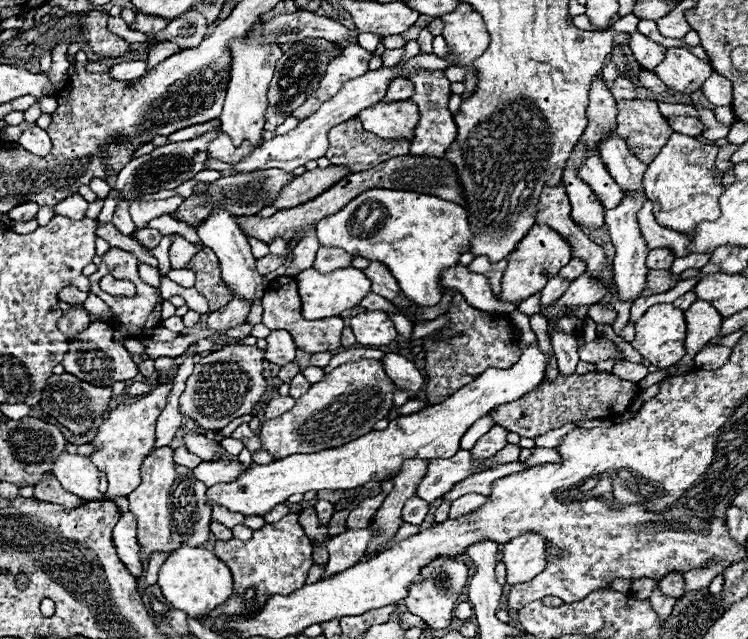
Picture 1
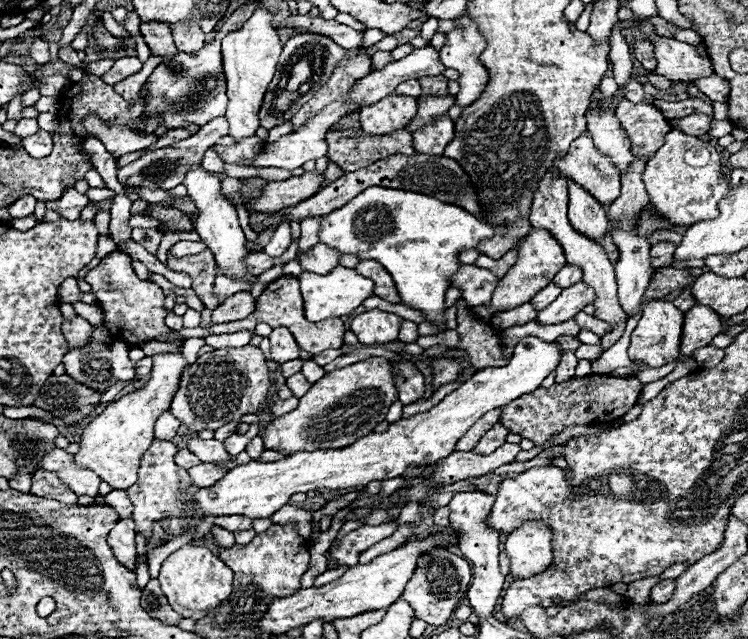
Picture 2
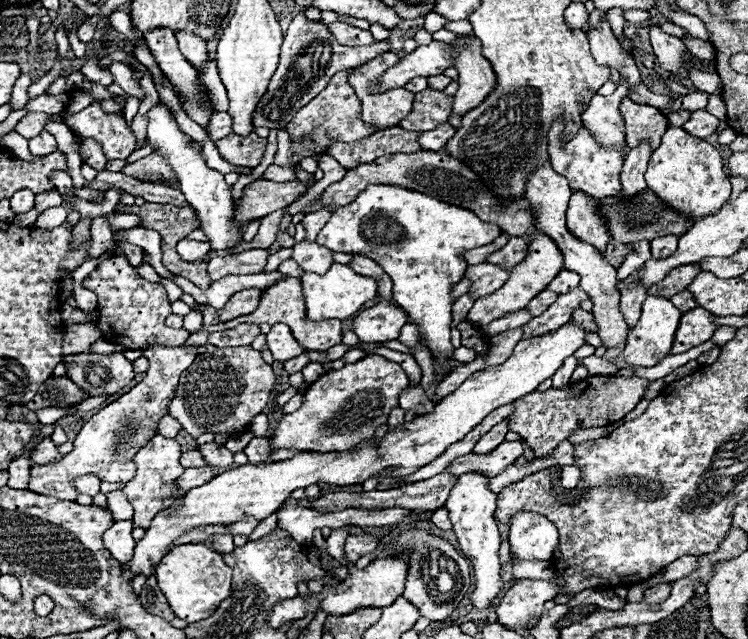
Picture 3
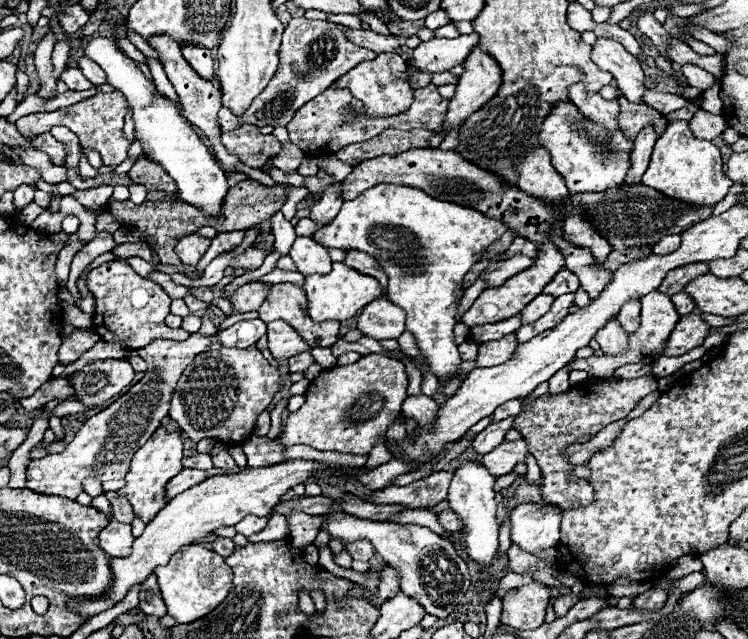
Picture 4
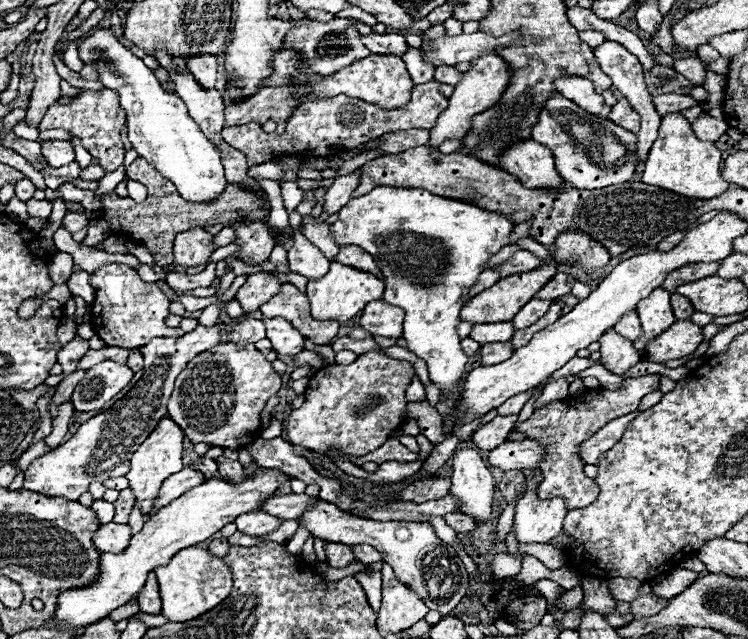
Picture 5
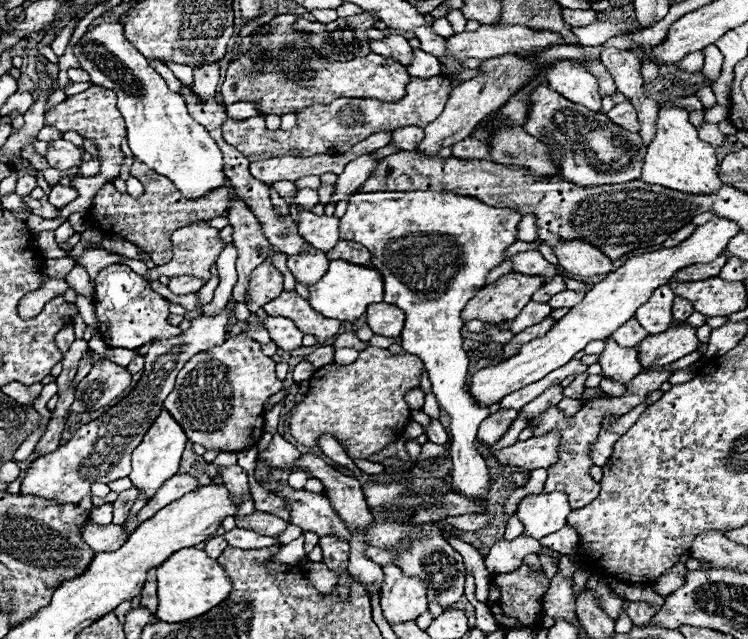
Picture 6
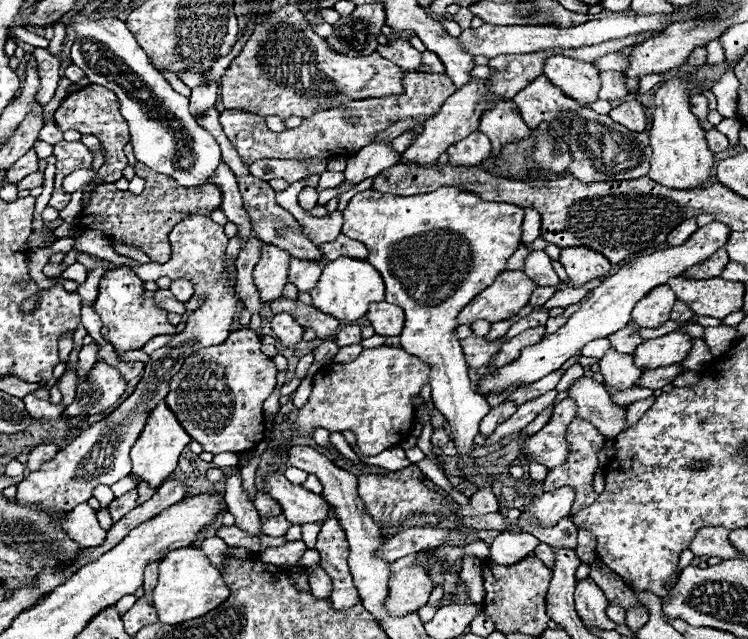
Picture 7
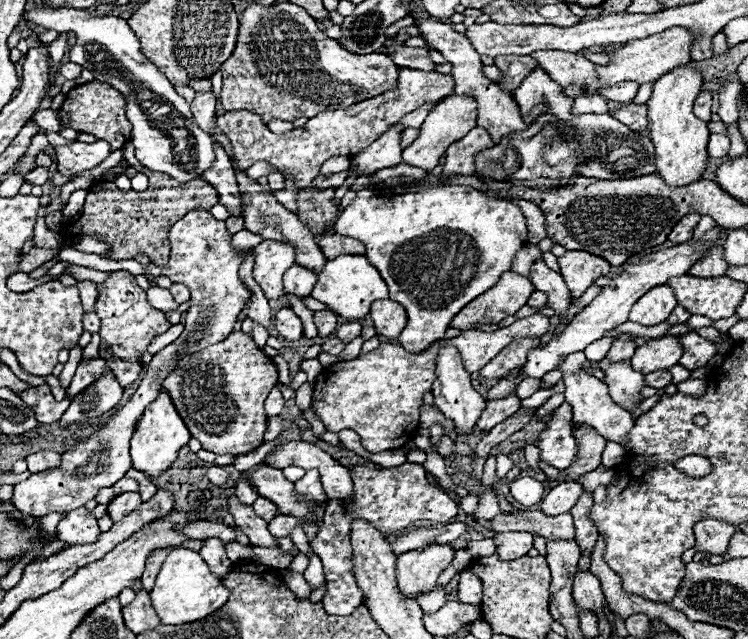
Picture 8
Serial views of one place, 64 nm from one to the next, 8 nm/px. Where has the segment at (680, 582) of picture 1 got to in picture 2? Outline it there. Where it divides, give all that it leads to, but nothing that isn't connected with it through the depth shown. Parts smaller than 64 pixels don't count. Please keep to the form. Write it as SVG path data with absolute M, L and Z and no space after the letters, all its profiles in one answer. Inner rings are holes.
M660 580L650 594L650 600L654 602L668 602L676 590L676 580Z

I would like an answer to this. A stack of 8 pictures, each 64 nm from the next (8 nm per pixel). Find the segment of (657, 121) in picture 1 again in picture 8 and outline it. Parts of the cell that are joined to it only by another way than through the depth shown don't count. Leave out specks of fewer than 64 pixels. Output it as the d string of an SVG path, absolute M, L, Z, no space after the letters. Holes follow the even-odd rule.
M630 102L630 104L624 104L620 110L616 110L614 118L616 118L618 122L626 124L630 130L642 132L642 130L646 130L646 126L648 126L646 112L648 112L648 110L646 110L646 104L634 104L634 102Z

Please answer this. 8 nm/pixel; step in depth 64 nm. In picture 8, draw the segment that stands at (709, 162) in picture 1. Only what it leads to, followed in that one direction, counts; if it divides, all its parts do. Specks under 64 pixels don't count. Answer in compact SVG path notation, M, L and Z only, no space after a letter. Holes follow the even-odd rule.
M682 64L654 82L652 96L646 102L648 118L652 122L650 140L656 150L656 174L668 186L688 186L700 180L708 166L708 150L706 150L710 134L708 124L700 122L692 112L692 104L694 98L700 94L700 86L702 86L700 72Z

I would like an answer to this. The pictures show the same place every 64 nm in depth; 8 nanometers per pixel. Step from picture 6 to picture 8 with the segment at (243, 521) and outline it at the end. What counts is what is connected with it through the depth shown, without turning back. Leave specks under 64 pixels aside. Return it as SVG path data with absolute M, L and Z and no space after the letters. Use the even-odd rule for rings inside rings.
M278 514L276 518L272 518L272 520L268 522L268 530L270 530L272 536L280 538L280 536L288 536L292 528L302 526L302 524L304 524L304 520L298 520L298 518L292 518L292 516L282 516L282 514Z

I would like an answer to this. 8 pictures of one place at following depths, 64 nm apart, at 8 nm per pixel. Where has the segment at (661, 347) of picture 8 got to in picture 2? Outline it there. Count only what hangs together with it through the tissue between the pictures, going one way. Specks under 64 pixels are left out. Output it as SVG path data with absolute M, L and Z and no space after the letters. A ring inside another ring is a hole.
M692 306L684 314L684 330L682 330L682 342L680 352L684 356L690 356L700 346L708 346L714 336L722 332L722 320L720 316L708 308L708 306Z

